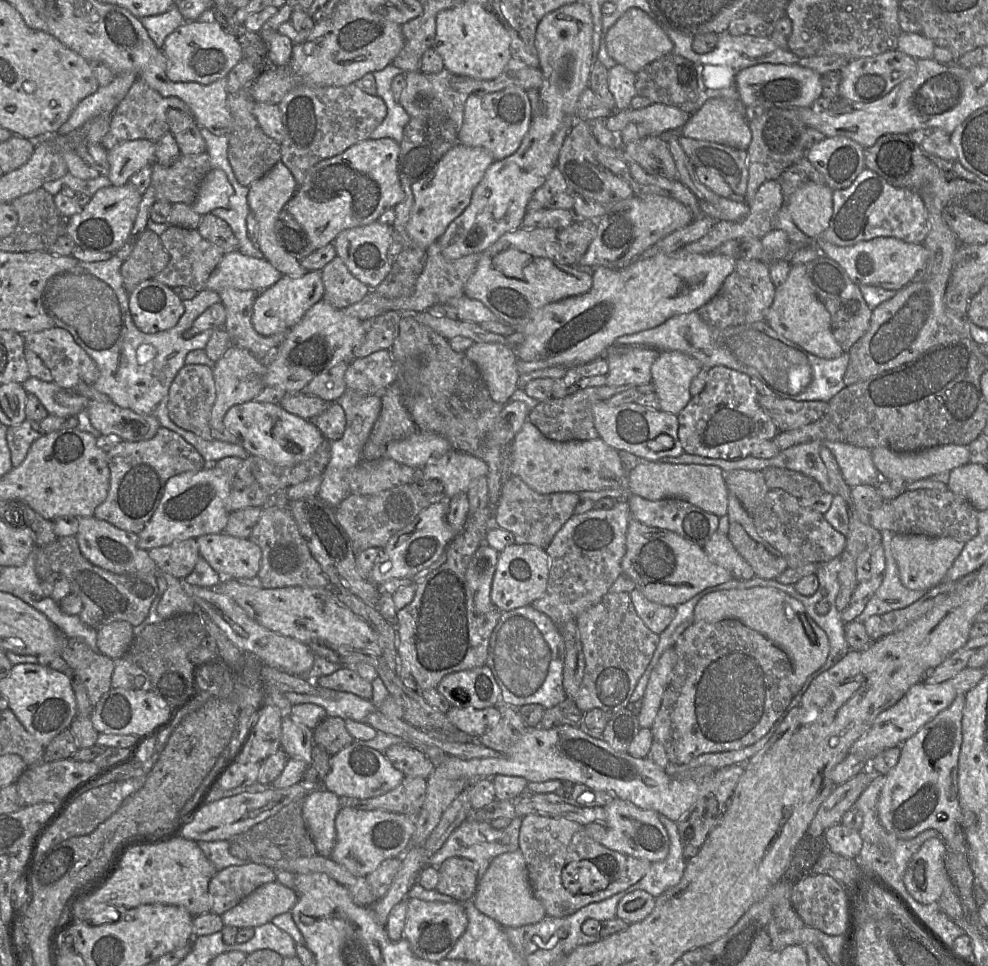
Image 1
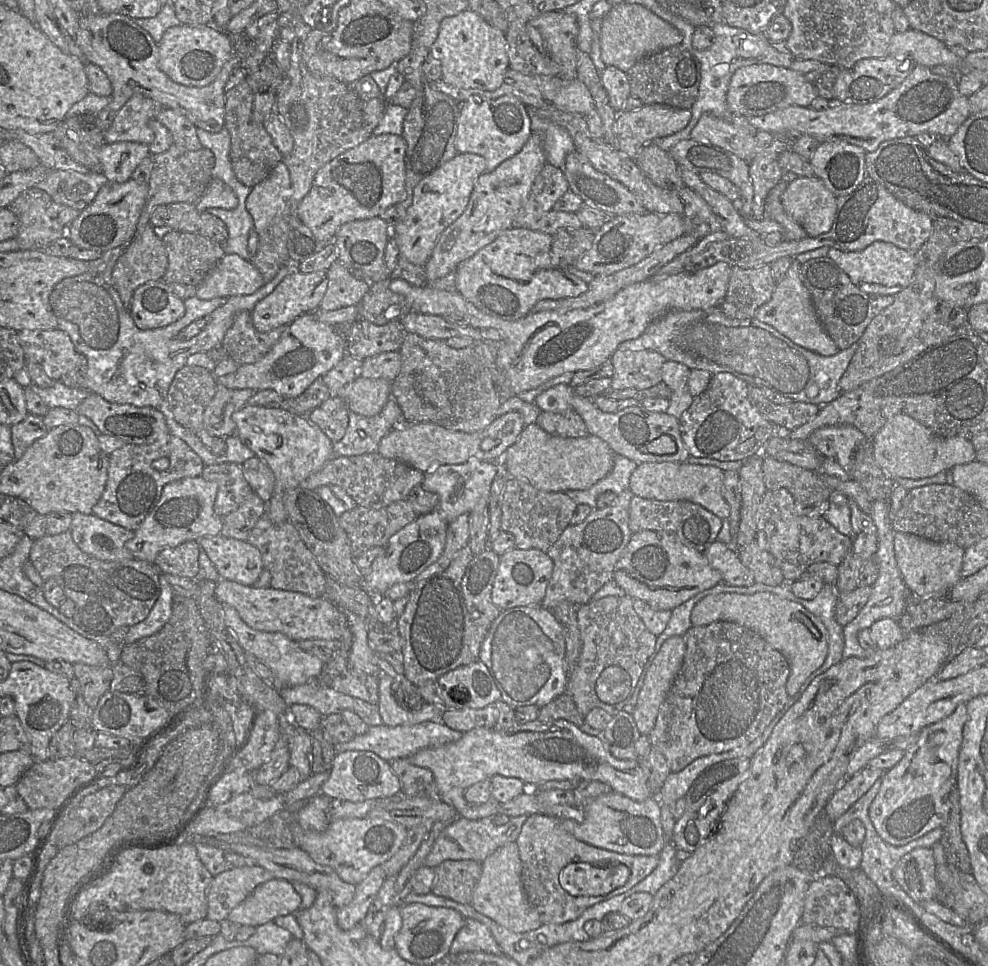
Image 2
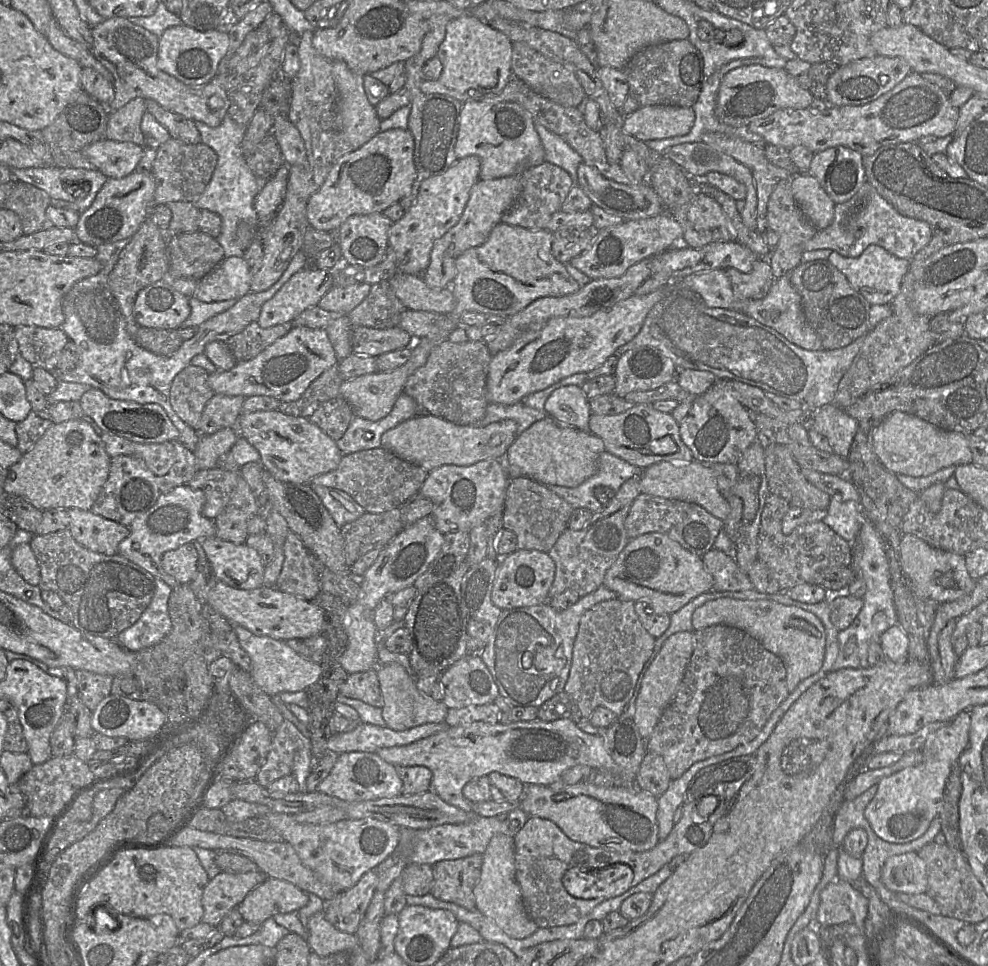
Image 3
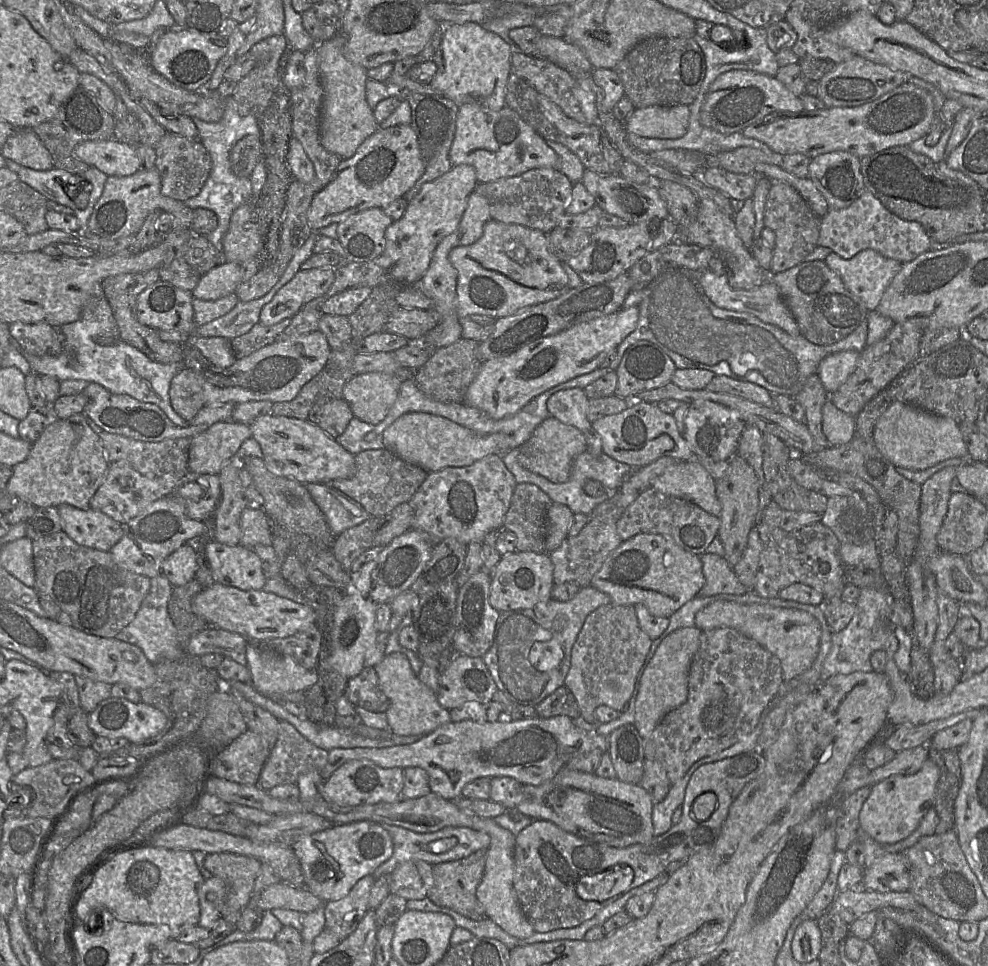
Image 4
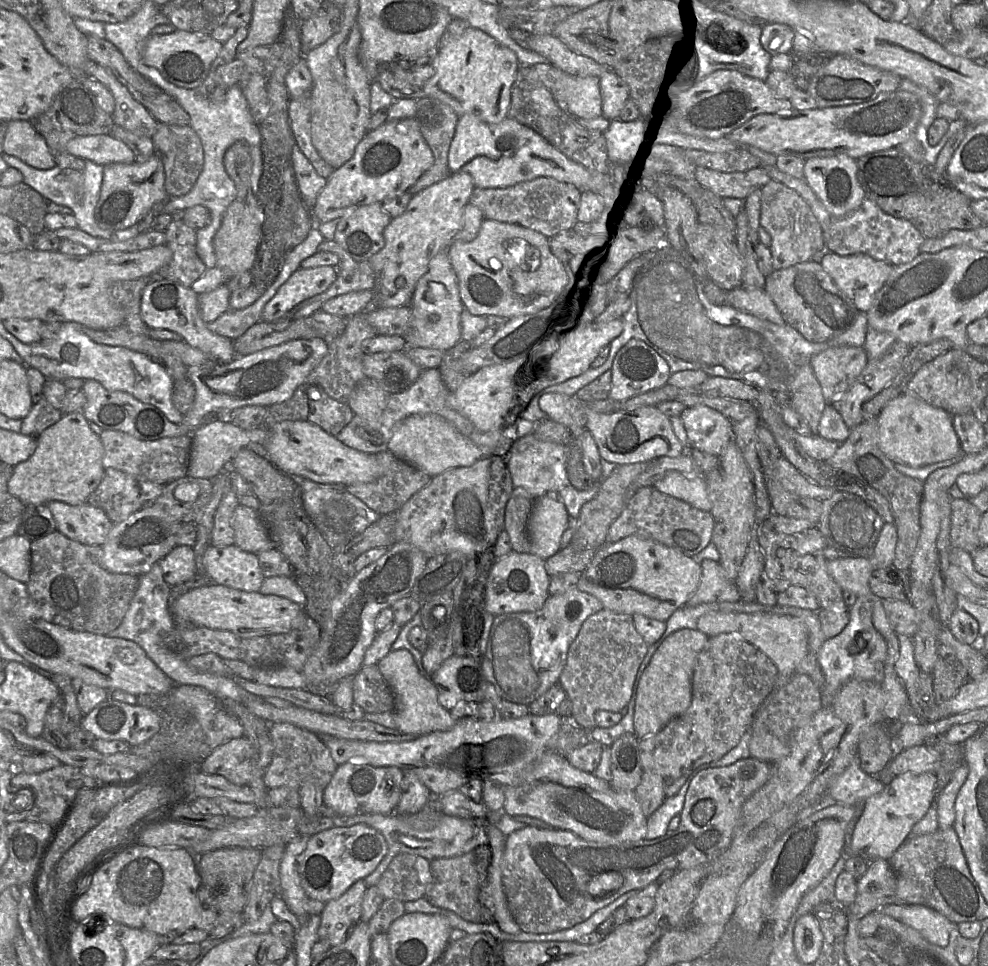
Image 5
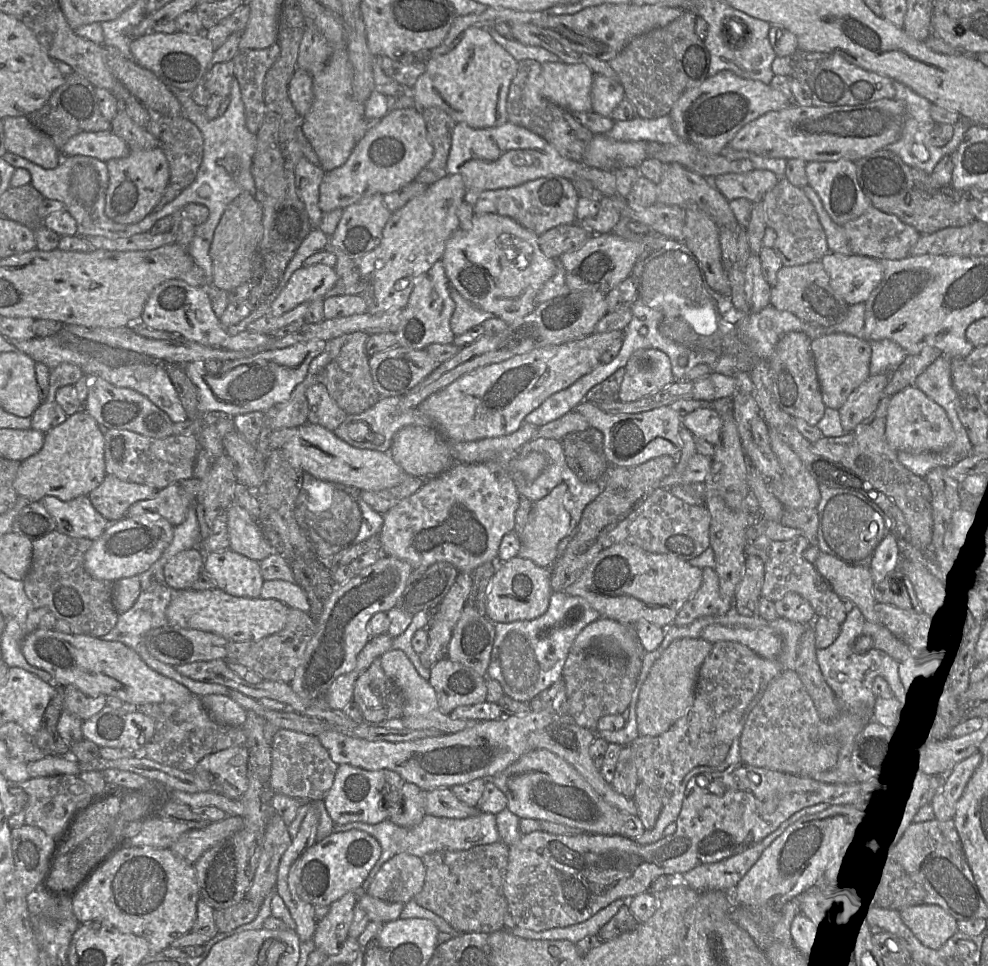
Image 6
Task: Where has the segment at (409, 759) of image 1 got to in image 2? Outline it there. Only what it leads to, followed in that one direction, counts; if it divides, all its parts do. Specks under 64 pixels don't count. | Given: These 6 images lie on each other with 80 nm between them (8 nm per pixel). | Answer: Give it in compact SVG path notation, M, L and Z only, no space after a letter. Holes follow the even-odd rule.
M397 758L390 762L391 769L399 778L401 790L409 797L424 794L433 782L430 769L413 765L408 758Z

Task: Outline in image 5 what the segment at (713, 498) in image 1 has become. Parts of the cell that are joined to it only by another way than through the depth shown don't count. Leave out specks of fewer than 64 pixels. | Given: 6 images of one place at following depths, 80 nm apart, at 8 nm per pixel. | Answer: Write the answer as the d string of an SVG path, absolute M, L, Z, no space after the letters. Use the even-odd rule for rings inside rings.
M671 471L654 485L660 492L680 499L700 510L710 512L712 503L708 496L705 475L686 478L678 471Z

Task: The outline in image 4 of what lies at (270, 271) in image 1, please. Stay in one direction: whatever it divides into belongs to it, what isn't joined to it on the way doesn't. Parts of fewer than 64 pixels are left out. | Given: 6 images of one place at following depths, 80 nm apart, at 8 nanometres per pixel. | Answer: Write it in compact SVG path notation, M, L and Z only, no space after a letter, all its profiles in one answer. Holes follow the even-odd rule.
M221 261L217 266L202 275L192 293L194 298L216 300L235 293L241 283L241 265Z

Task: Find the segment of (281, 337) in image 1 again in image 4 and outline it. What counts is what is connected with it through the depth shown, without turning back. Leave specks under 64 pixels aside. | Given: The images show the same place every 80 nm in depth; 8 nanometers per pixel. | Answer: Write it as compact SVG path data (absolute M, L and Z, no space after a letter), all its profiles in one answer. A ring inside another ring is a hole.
M292 318L284 319L271 326L258 322L247 333L230 340L235 357L247 357L266 345L272 344L291 322Z

